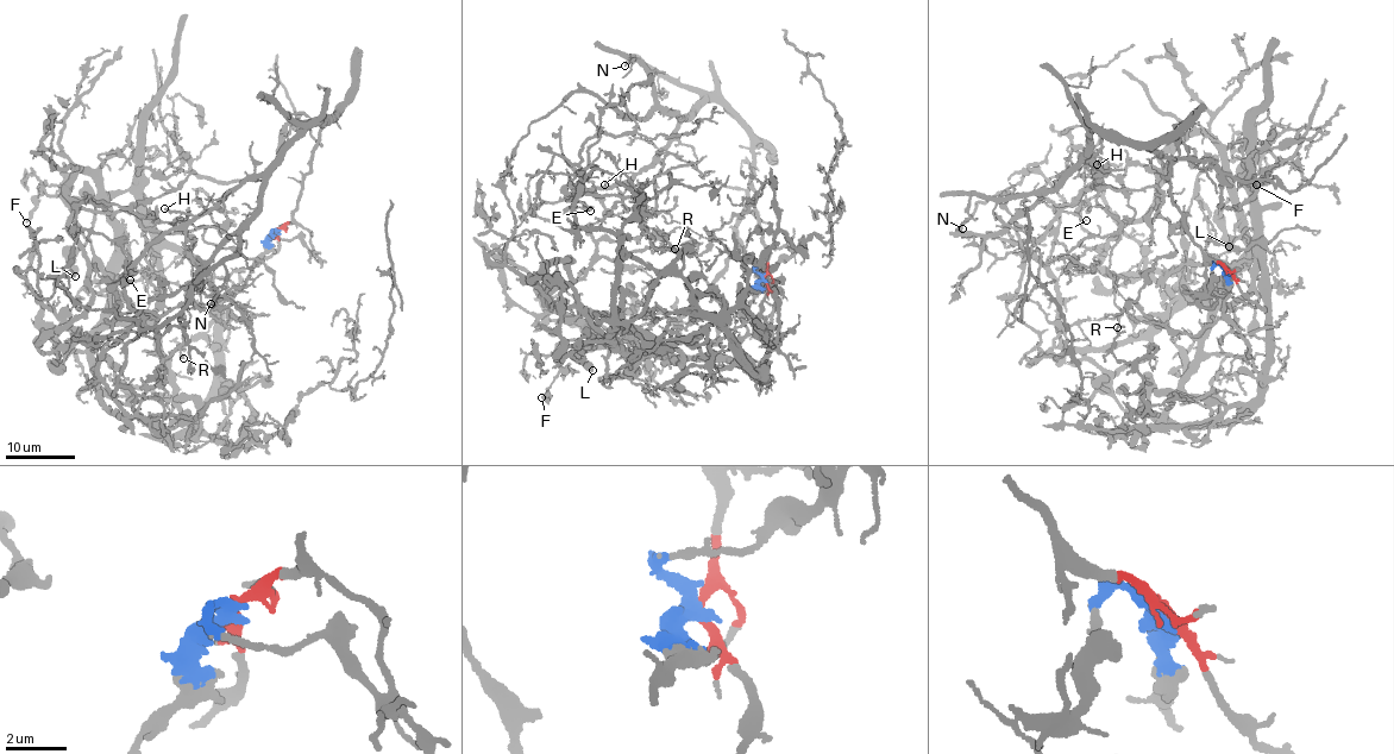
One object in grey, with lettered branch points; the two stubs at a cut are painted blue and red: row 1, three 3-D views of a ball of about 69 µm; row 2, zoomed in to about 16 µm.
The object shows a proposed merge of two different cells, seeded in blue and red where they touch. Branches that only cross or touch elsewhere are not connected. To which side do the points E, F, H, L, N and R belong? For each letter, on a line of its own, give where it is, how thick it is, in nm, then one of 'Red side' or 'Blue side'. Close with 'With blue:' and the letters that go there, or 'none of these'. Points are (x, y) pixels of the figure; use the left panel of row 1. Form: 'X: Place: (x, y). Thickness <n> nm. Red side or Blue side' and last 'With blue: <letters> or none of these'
E: Place: (130, 280). Thickness 90 nm. Red side
F: Place: (26, 222). Thickness 170 nm. Blue side
H: Place: (164, 208). Thickness 220 nm. Red side
L: Place: (75, 276). Thickness 420 nm. Blue side
N: Place: (211, 303). Thickness 190 nm. Red side
R: Place: (183, 358). Thickness 170 nm. Blue side
With blue: F, L, R

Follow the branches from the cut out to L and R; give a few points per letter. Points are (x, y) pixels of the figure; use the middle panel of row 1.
L: (763, 280), (743, 316), (741, 345), (749, 364), (670, 353), (621, 338), (585, 349), (582, 357), (592, 371)
R: (763, 280), (738, 358), (720, 369), (690, 340), (610, 337), (625, 219), (676, 250)

